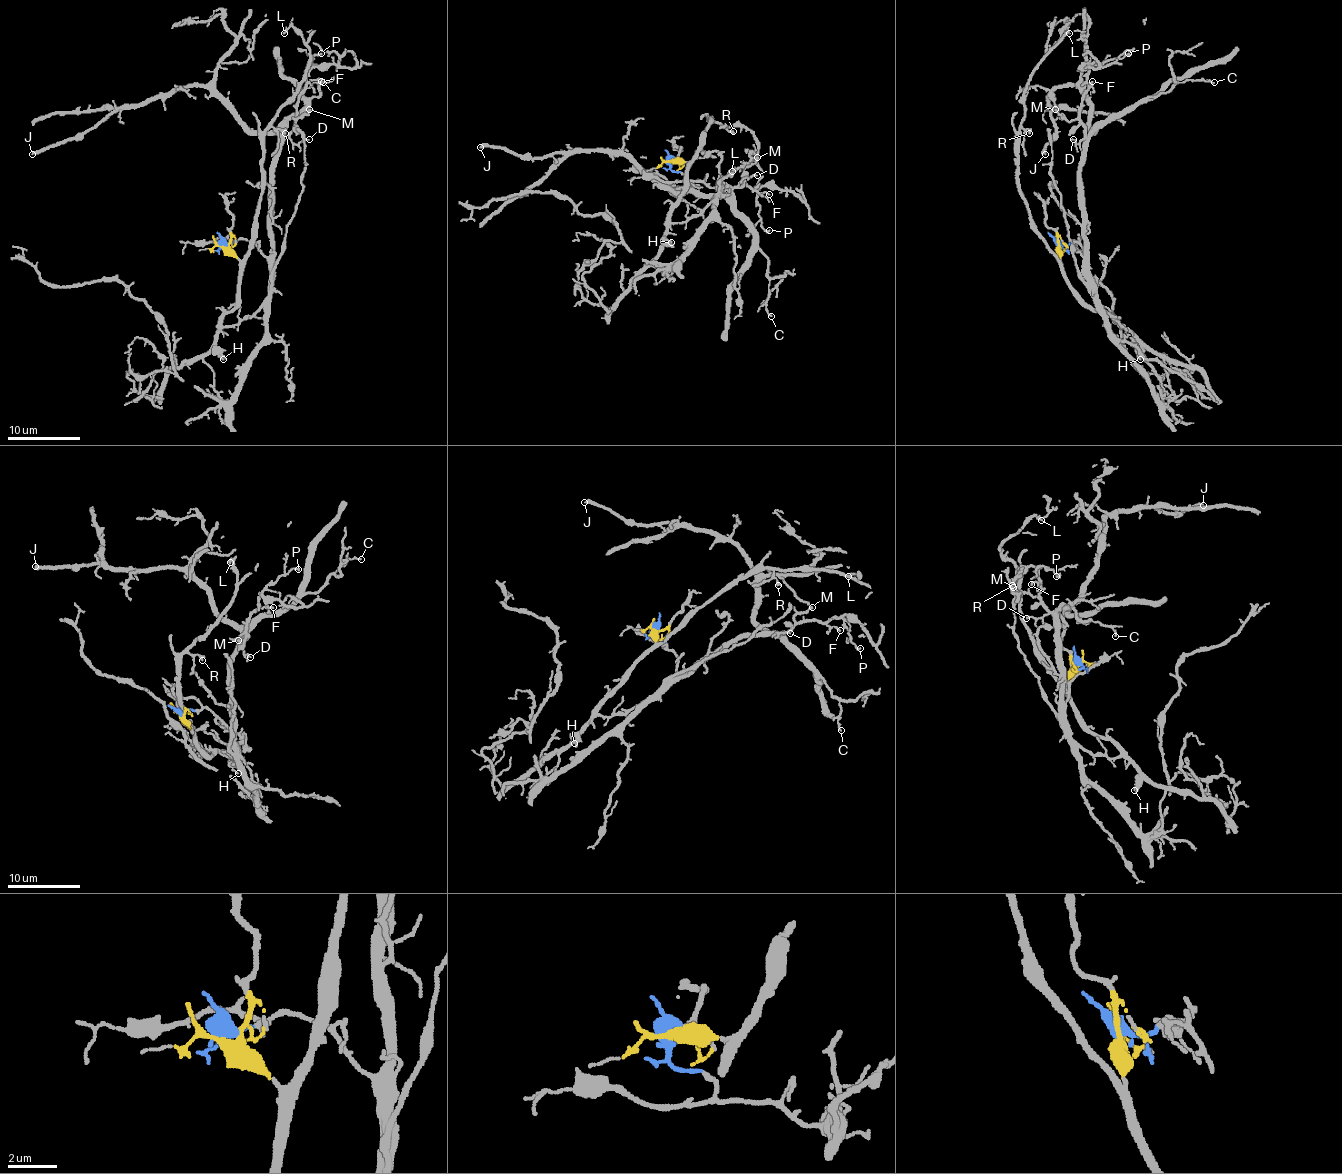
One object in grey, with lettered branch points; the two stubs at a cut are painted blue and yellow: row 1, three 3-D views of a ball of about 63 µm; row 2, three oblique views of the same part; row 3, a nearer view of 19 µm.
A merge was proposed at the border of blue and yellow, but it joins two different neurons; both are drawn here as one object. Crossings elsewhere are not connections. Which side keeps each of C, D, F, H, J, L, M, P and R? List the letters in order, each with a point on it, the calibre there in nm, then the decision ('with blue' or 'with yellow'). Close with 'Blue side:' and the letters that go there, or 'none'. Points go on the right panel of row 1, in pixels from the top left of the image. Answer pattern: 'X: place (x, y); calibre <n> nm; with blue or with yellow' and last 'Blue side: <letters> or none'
C: place (1214, 82); calibre 110 nm; with blue
D: place (1073, 139); calibre 120 nm; with blue
F: place (1092, 81); calibre 120 nm; with blue
H: place (1140, 359); calibre 110 nm; with yellow
J: place (1045, 154); calibre 300 nm; with blue
L: place (1069, 33); calibre 190 nm; with yellow
M: place (1055, 109); calibre 160 nm; with blue
P: place (1128, 53); calibre 130 nm; with blue
R: place (1029, 133); calibre 190 nm; with yellow
Blue side: C, D, F, J, M, P

